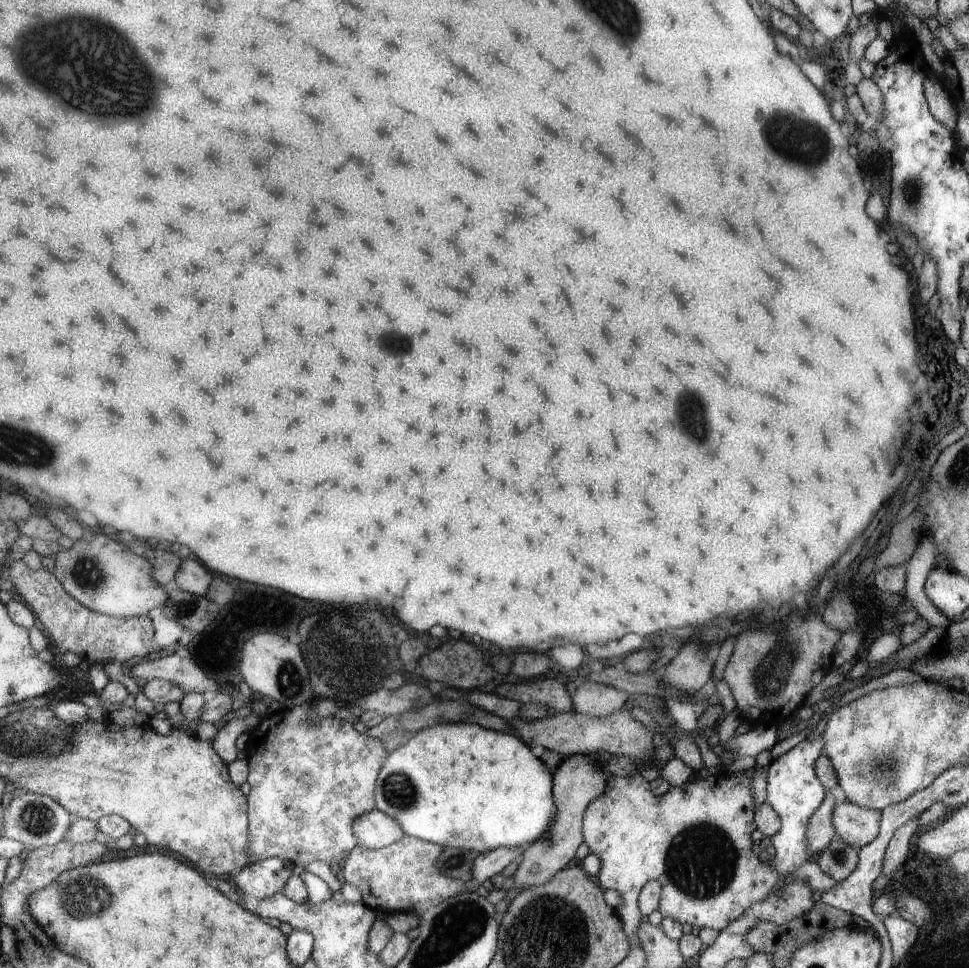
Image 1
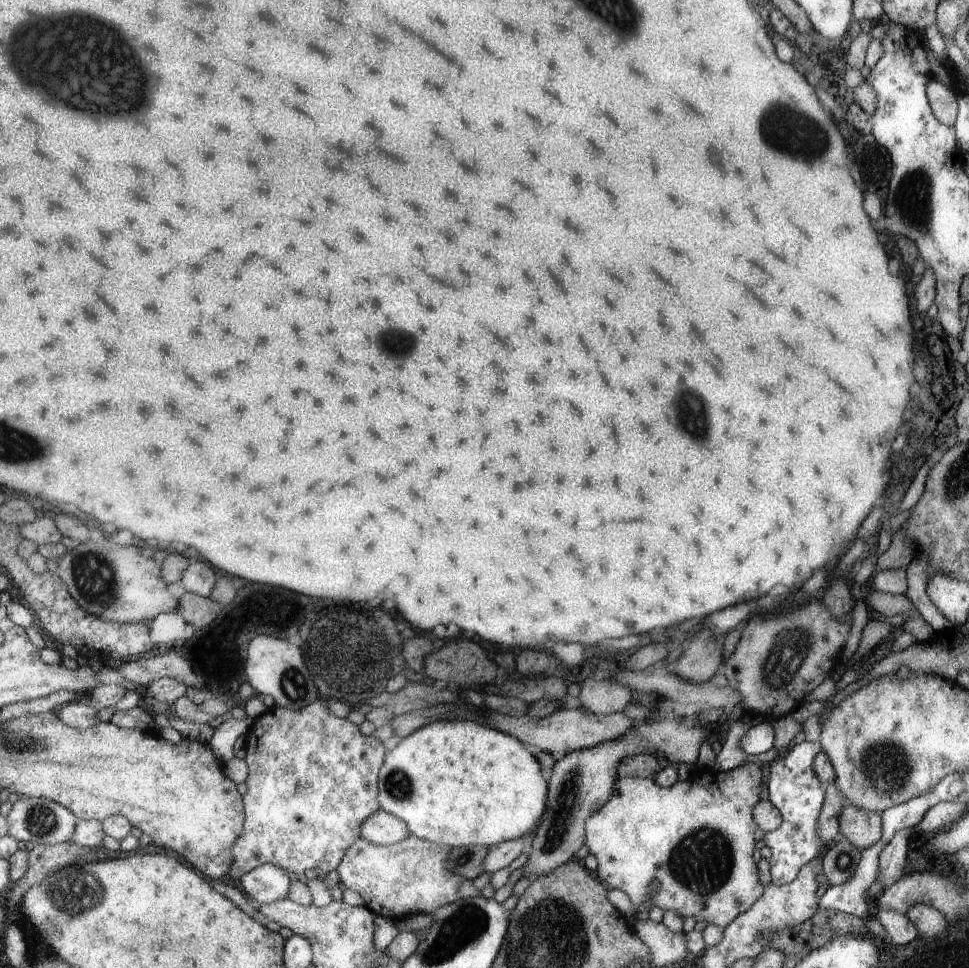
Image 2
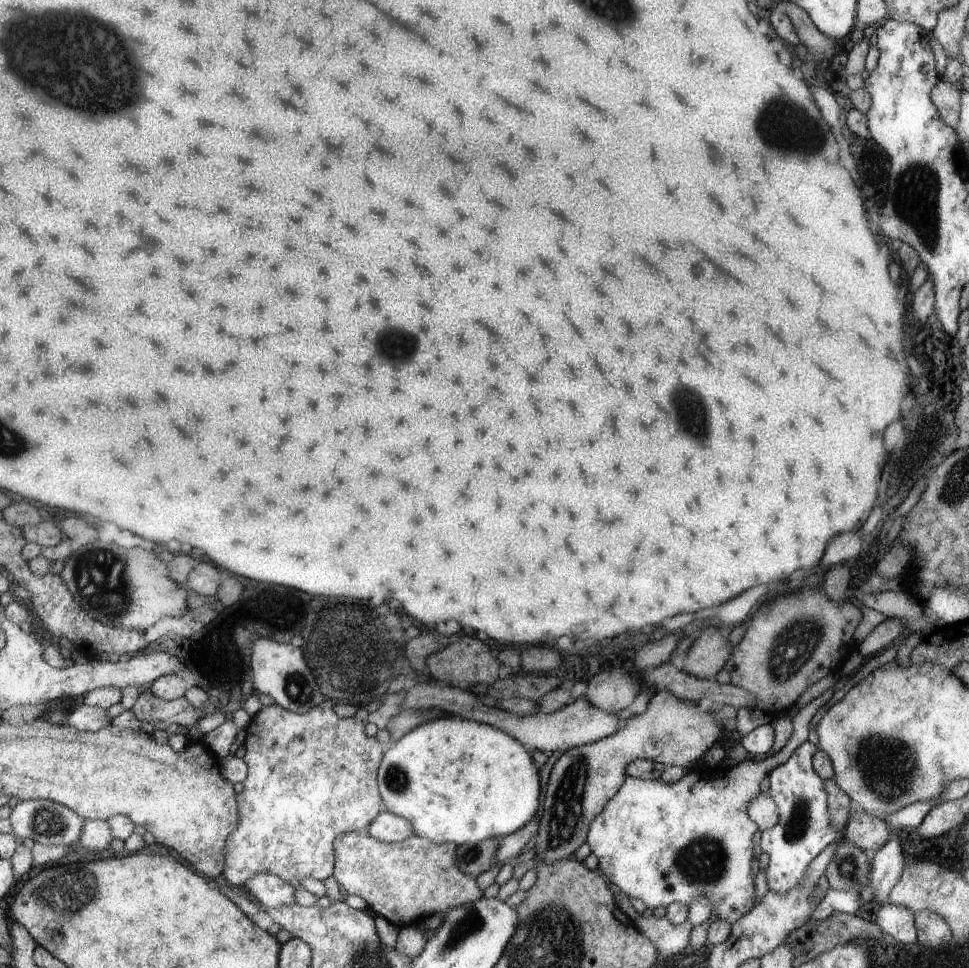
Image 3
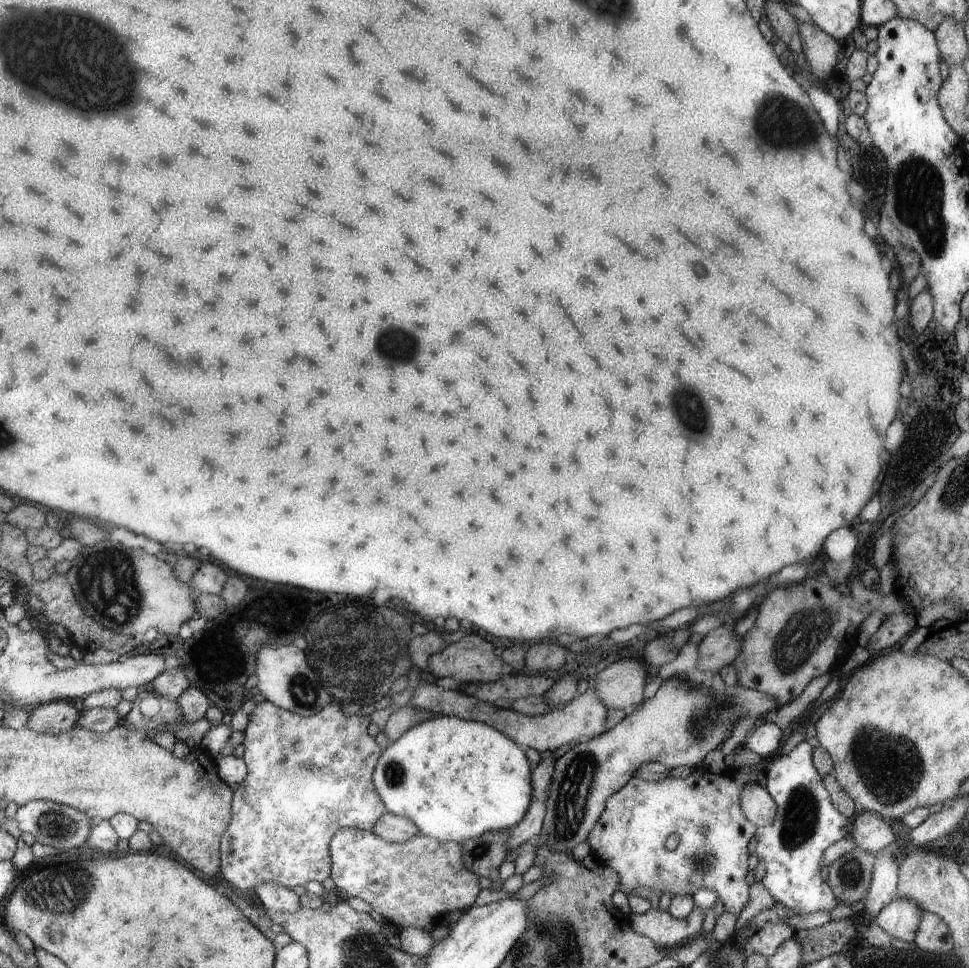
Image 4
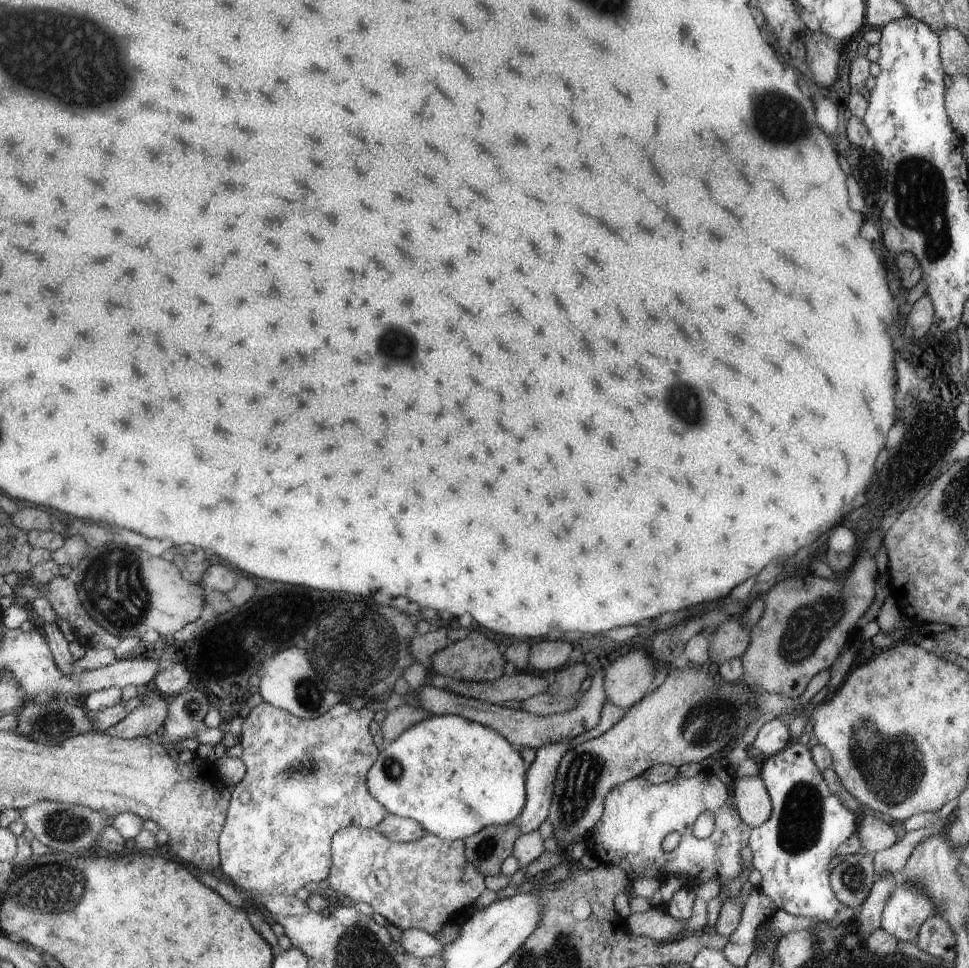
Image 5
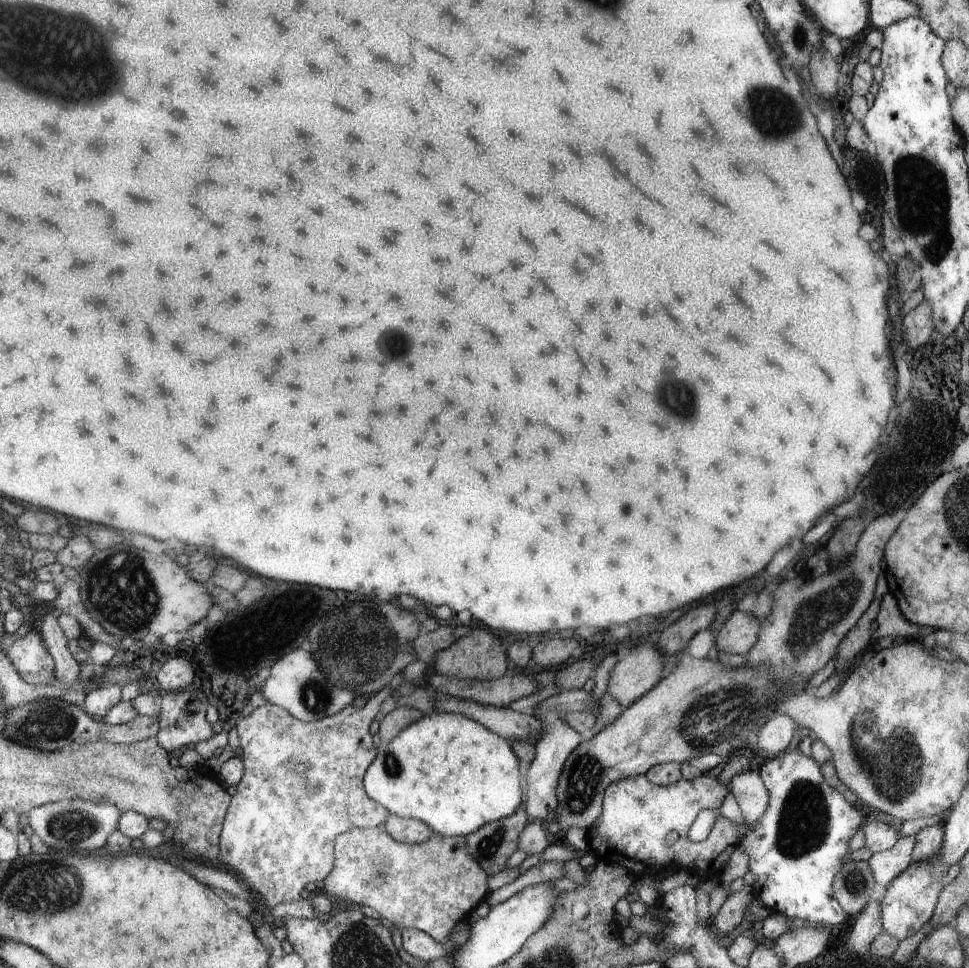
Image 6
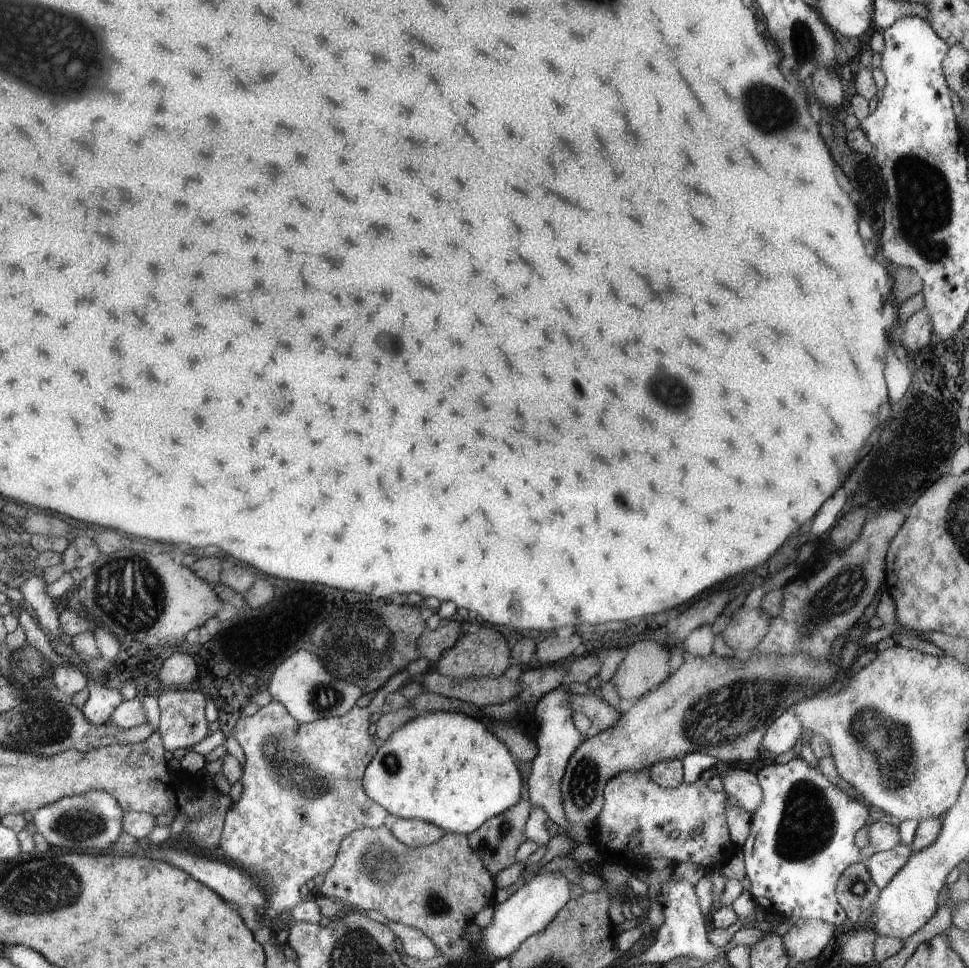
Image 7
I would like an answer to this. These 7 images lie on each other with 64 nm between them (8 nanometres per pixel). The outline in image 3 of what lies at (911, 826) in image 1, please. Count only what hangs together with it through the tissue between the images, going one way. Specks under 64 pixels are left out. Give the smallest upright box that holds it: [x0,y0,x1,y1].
[867,836,903,910]

